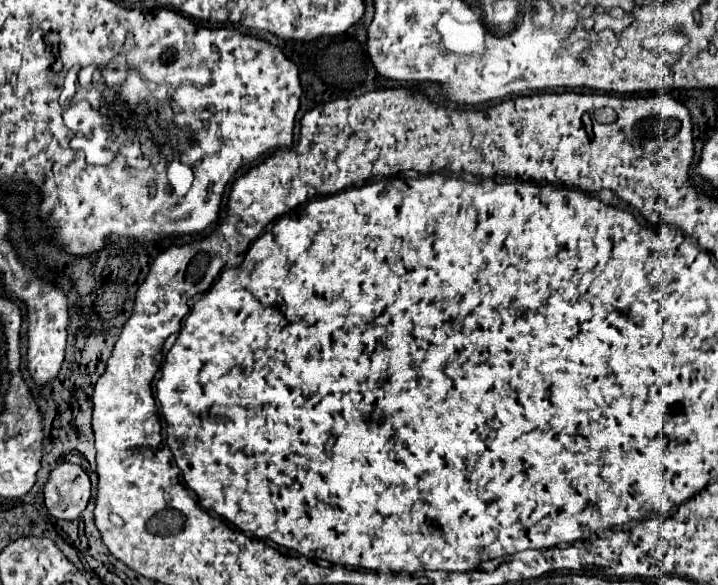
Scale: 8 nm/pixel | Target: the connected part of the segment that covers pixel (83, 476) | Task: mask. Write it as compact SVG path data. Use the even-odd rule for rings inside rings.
M58 464L44 486L44 502L50 516L76 520L90 502L90 476L78 464Z

